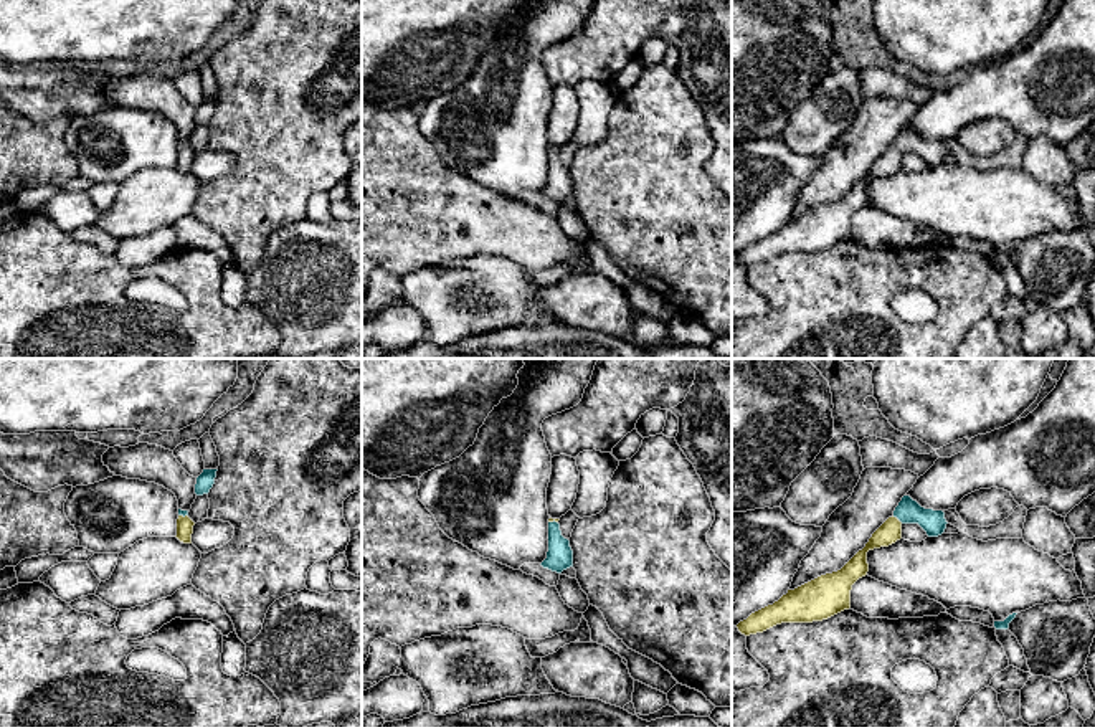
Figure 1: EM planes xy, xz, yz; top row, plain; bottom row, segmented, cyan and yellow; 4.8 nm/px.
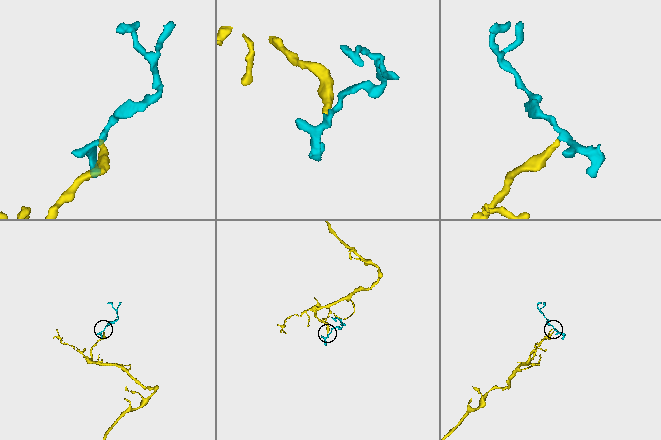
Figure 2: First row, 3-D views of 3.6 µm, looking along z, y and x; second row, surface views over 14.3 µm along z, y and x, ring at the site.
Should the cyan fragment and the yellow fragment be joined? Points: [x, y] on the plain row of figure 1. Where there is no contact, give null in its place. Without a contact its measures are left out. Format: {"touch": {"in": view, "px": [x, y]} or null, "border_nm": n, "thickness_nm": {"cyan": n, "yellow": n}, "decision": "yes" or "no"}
{"touch": {"in": "yz", "px": [897, 147]}, "border_nm": 70, "thickness_nm": {"cyan": 120, "yellow": 110}, "decision": "yes"}

